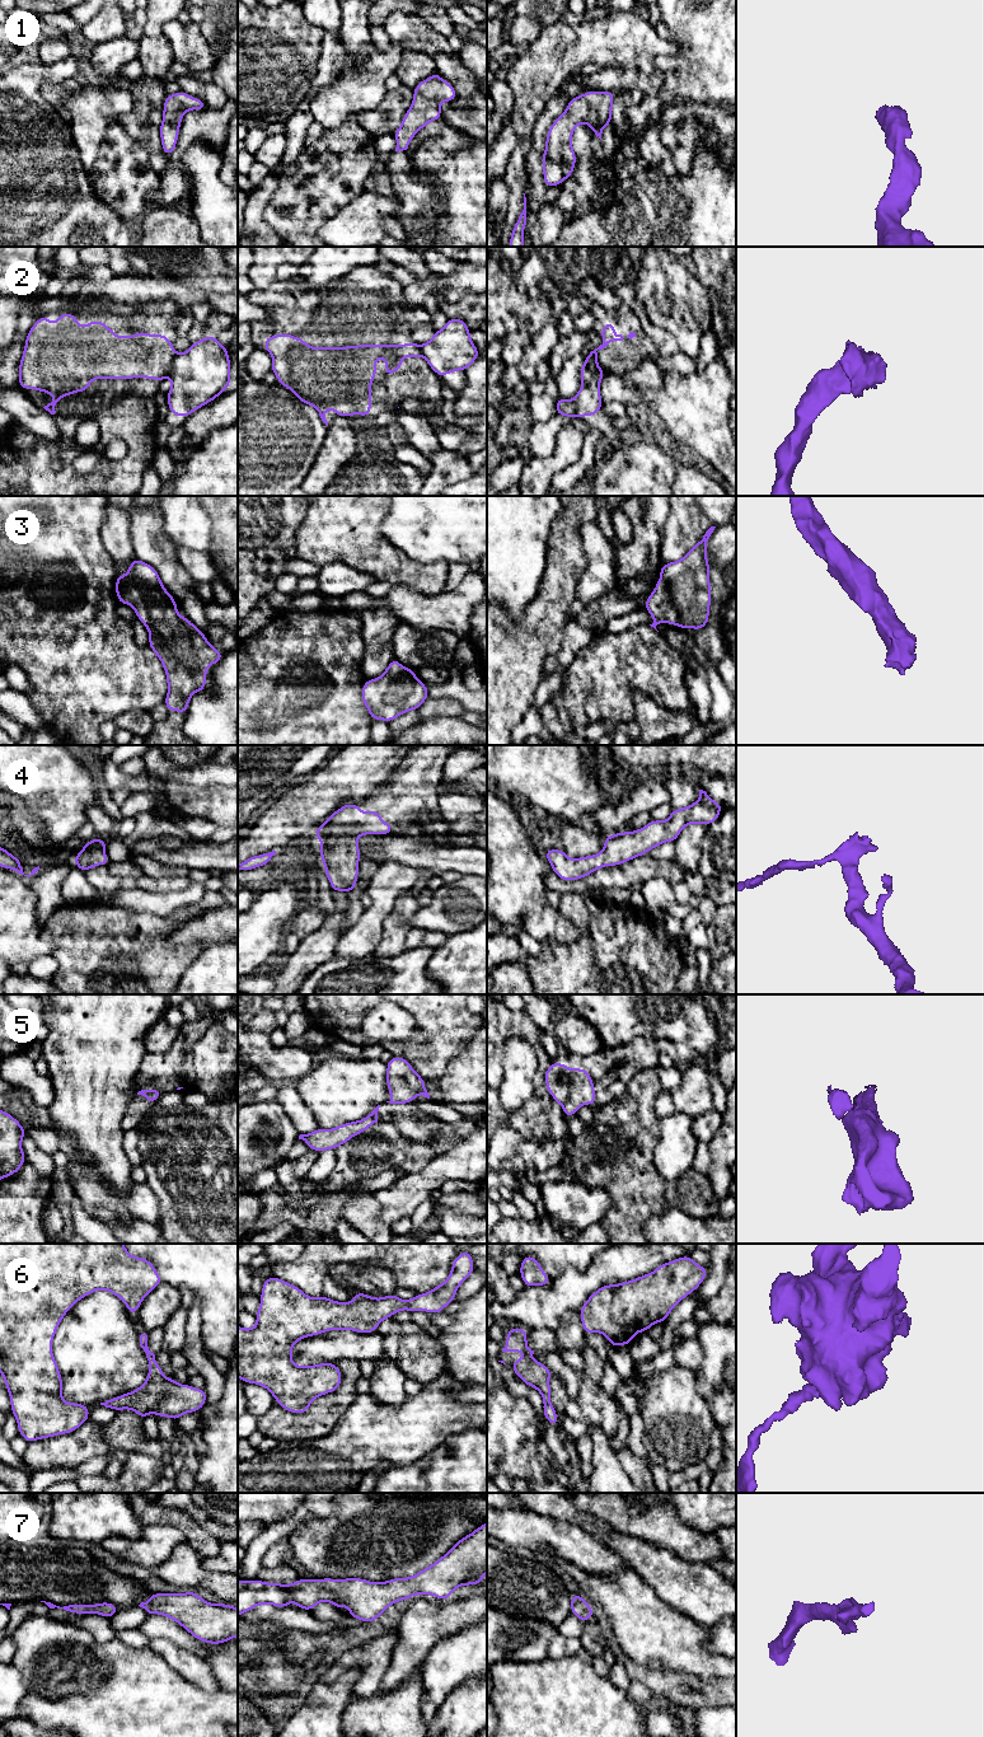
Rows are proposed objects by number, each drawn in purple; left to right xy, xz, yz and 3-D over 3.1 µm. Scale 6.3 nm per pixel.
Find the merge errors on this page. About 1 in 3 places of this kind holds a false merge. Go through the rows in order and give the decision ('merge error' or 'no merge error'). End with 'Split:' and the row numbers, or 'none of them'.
1: no merge error
2: merge error
3: no merge error
4: no merge error
5: no merge error
6: no merge error
7: no merge error
Split: 2

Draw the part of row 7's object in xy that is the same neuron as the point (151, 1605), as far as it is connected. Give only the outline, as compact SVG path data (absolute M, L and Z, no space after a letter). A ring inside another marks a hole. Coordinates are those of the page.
M188 1591L187 1593L151 1593L149 1600L141 1602L139 1606L142 1607L147 1615L159 1614L174 1620L196 1639L207 1644L222 1644L238 1637L238 1609L233 1605L206 1602L195 1591Z

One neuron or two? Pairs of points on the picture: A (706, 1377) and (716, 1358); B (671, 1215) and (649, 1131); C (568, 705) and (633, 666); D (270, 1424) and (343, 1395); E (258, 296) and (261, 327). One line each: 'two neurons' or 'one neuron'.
A: one neuron
B: two neurons
C: one neuron
D: one neuron
E: one neuron

